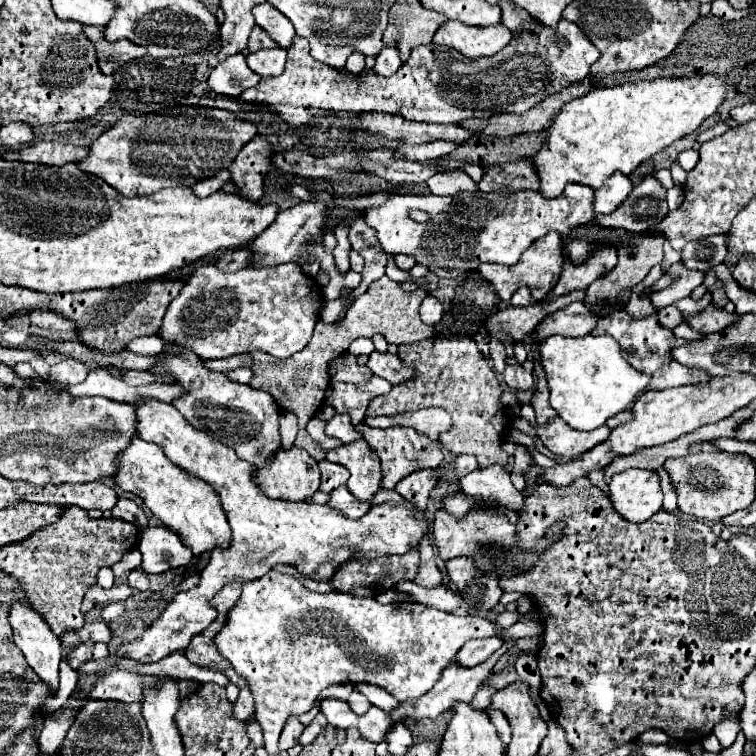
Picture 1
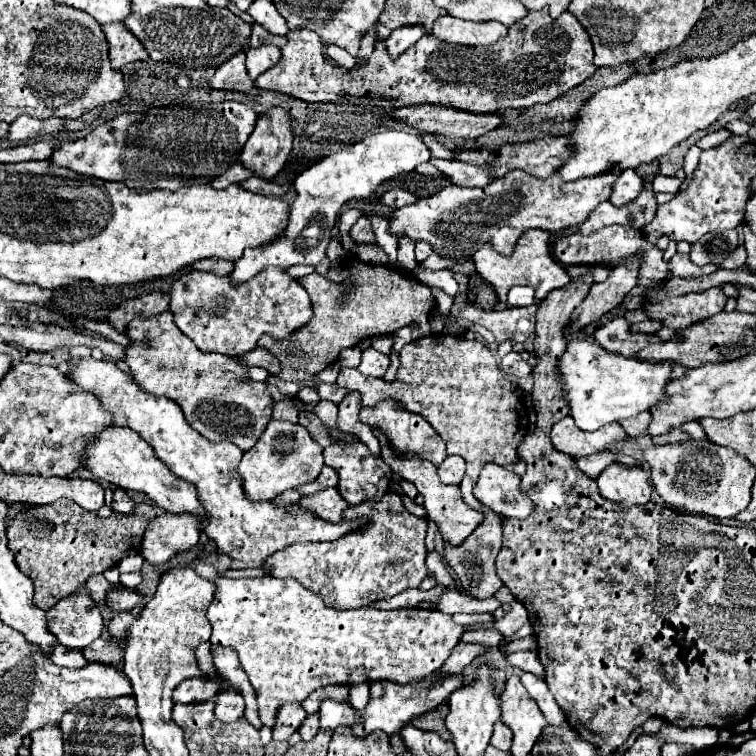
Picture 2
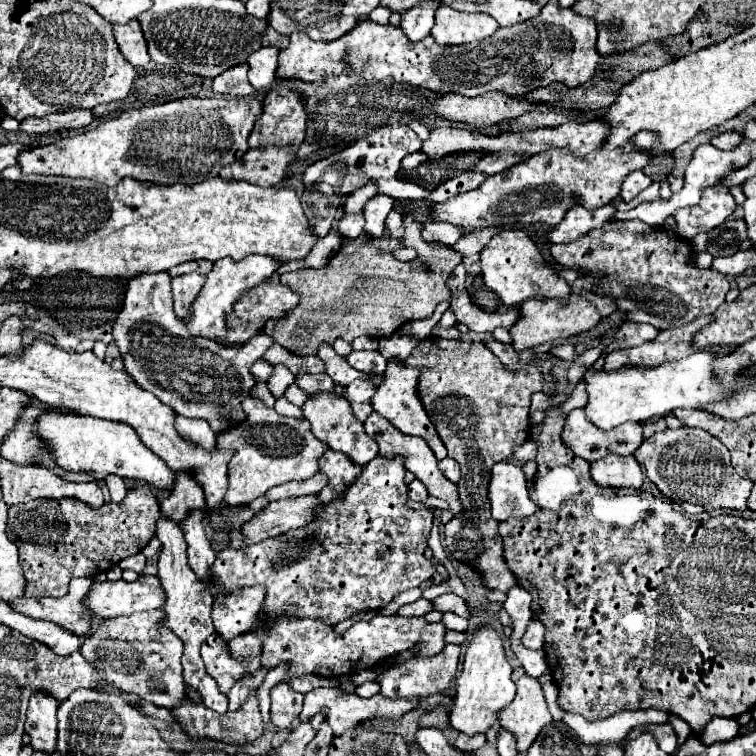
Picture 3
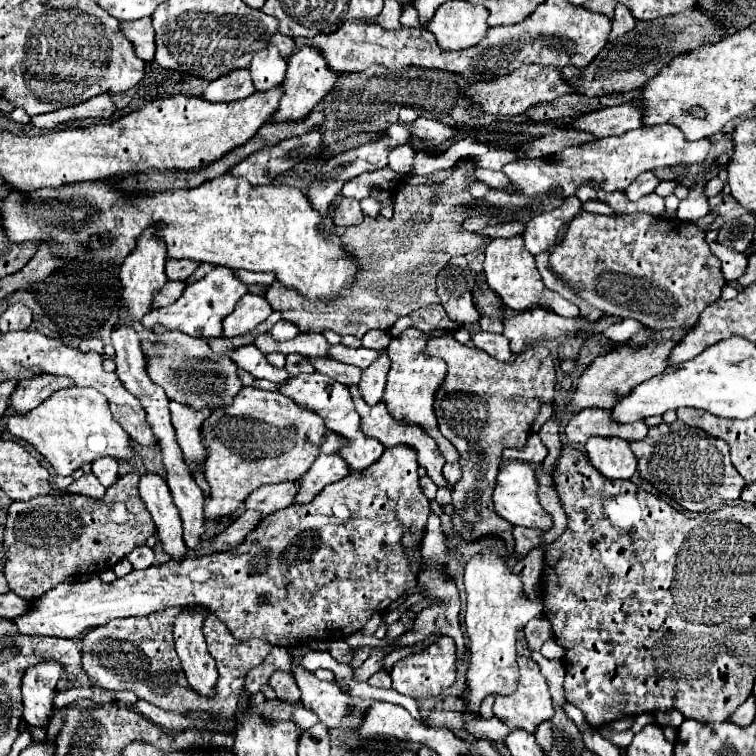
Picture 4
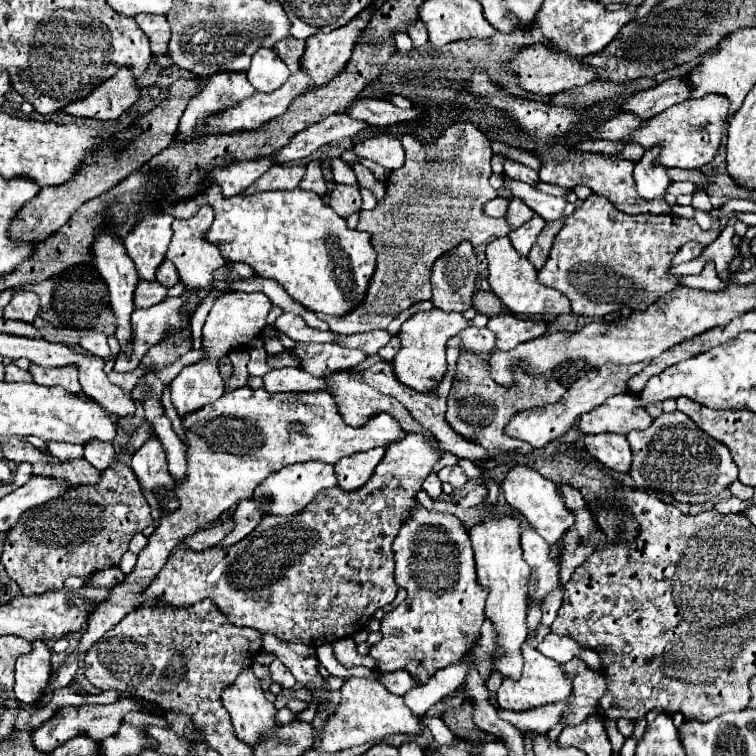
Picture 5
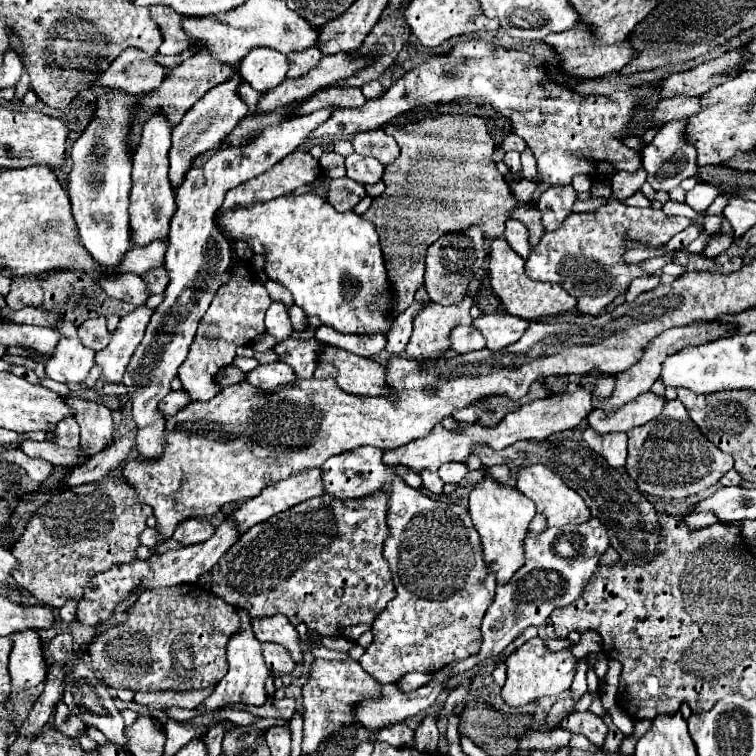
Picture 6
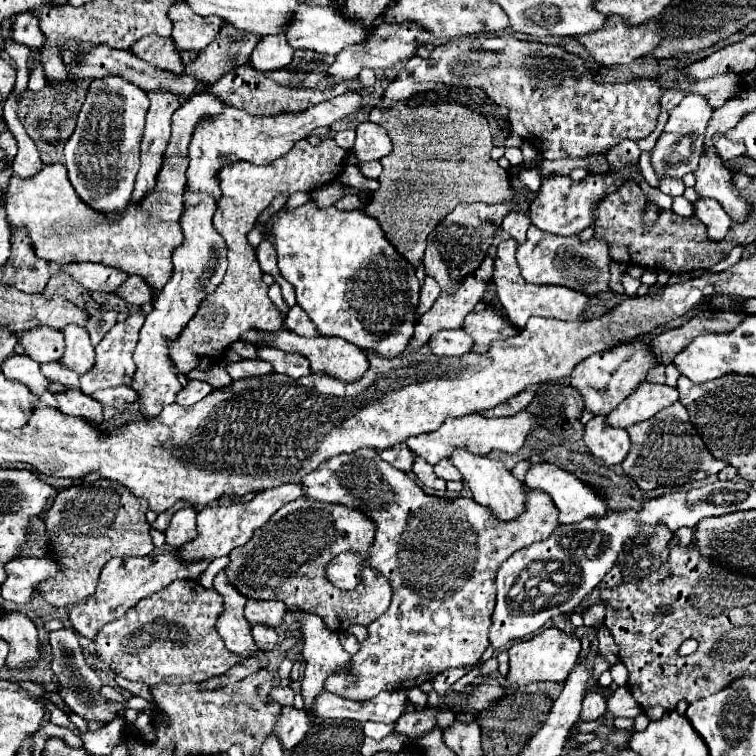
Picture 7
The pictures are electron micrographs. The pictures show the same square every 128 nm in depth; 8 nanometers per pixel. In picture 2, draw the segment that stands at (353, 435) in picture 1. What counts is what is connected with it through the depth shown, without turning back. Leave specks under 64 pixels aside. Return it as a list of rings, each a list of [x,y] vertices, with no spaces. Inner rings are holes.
[[[348,392],[348,396],[338,404],[338,428],[342,432],[356,434],[374,456],[380,456],[380,442],[374,438],[372,428],[360,420],[358,416],[360,408],[362,408],[360,392]]]

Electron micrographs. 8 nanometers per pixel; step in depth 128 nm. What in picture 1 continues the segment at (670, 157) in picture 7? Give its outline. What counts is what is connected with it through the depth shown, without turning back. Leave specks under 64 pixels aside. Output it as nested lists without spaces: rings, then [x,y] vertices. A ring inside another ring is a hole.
[[[614,172],[598,190],[594,196],[594,212],[596,214],[610,214],[614,212],[628,196],[628,192],[634,188],[632,180],[624,176],[622,172]]]

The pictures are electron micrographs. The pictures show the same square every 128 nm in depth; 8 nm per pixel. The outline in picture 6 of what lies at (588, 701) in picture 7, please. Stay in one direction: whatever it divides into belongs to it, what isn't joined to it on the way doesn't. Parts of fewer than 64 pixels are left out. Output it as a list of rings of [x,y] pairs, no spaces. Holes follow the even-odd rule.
[[[586,710],[586,712],[572,712],[570,716],[566,716],[561,721],[560,727],[568,729],[571,732],[584,734],[596,746],[602,746],[604,736],[608,732],[602,716],[598,716],[598,714],[590,712],[590,710]]]

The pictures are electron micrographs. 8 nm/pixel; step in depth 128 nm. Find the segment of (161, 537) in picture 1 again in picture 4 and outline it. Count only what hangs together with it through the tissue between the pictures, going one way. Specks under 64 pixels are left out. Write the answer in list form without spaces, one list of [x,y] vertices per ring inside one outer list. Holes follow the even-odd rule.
[[[170,402],[170,412],[172,412],[172,426],[176,428],[176,440],[184,452],[184,460],[192,470],[192,464],[198,464],[202,470],[202,460],[204,460],[204,444],[200,438],[200,428],[202,422],[210,416],[208,408],[198,410],[198,408],[188,408],[188,404],[180,402]]]

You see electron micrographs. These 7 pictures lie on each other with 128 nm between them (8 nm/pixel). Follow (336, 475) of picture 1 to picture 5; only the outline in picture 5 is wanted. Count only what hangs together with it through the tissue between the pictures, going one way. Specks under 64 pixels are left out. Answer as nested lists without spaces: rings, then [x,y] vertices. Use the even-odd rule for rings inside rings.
[[[248,498],[248,500],[242,500],[240,504],[238,504],[238,508],[236,508],[236,512],[234,512],[234,524],[236,524],[236,528],[216,546],[216,548],[224,548],[224,546],[232,546],[232,544],[238,544],[242,538],[246,538],[256,526],[258,526],[258,522],[262,520],[262,512],[260,512],[260,508],[258,508],[258,504],[254,504],[252,502],[252,498]]]

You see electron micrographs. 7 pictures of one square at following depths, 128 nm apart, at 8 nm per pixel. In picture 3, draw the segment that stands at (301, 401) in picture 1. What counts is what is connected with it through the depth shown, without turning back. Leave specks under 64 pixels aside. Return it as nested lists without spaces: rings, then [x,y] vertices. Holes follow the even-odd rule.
[[[406,214],[402,226],[404,236],[400,240],[392,238],[388,228],[384,228],[380,238],[362,232],[356,240],[344,238],[342,248],[326,266],[282,274],[280,284],[292,288],[300,296],[300,304],[280,320],[266,320],[264,332],[290,352],[306,356],[314,354],[320,342],[332,344],[336,338],[352,342],[358,336],[386,338],[404,322],[430,318],[436,306],[448,302],[446,278],[462,262],[462,254],[452,246],[424,240],[424,224],[414,214]],[[400,248],[414,248],[418,256],[402,262],[392,254]]]

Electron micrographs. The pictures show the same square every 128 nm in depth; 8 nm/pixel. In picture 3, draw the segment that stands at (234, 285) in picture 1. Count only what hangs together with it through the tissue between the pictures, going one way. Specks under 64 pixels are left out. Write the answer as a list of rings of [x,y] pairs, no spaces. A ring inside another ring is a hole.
[[[184,274],[178,278],[172,278],[172,296],[174,296],[174,312],[178,318],[188,316],[190,312],[190,304],[196,298],[196,294],[200,292],[202,284],[204,284],[204,276],[202,274]],[[262,282],[236,302],[234,312],[228,316],[230,332],[224,342],[246,344],[264,328],[268,318],[282,318],[296,304],[298,296],[286,286]]]

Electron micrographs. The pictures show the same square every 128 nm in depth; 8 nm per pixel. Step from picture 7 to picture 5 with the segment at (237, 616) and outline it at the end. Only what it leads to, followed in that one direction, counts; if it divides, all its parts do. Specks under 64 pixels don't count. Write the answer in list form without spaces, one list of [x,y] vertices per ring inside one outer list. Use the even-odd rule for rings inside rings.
[[[246,666],[240,676],[222,692],[222,704],[232,716],[236,736],[254,746],[264,730],[274,728],[276,706],[266,700],[260,680],[252,666]]]

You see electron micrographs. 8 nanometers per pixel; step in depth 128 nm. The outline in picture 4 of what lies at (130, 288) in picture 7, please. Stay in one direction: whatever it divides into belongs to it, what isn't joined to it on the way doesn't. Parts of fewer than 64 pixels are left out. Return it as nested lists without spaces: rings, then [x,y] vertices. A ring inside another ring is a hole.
[[[166,260],[166,276],[168,280],[186,280],[188,276],[192,276],[192,272],[198,268],[198,262],[192,260]]]

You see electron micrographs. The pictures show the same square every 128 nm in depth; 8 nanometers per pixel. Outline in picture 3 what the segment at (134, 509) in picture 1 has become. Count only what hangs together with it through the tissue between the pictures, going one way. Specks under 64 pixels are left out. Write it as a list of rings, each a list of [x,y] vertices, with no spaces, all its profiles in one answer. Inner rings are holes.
[[[108,474],[104,482],[106,482],[106,486],[108,486],[108,490],[110,490],[110,496],[112,496],[114,502],[120,502],[120,500],[126,496],[126,484],[124,484],[124,480],[122,480],[120,476]]]

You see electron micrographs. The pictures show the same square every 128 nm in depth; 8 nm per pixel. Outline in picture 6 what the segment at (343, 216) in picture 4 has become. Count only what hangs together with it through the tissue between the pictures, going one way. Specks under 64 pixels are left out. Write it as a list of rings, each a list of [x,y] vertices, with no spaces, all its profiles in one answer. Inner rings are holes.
[[[348,176],[336,178],[330,182],[328,190],[328,202],[338,210],[338,212],[348,212],[352,210],[362,198],[366,196],[366,190],[362,184],[350,180]]]

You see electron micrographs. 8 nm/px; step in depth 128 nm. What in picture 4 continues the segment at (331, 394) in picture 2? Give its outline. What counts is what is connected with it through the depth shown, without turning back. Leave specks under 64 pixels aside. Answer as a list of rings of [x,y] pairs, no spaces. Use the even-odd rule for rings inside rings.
[[[300,354],[286,355],[286,366],[284,368],[290,376],[296,376],[300,372],[314,372],[314,366],[310,364],[310,360]]]

